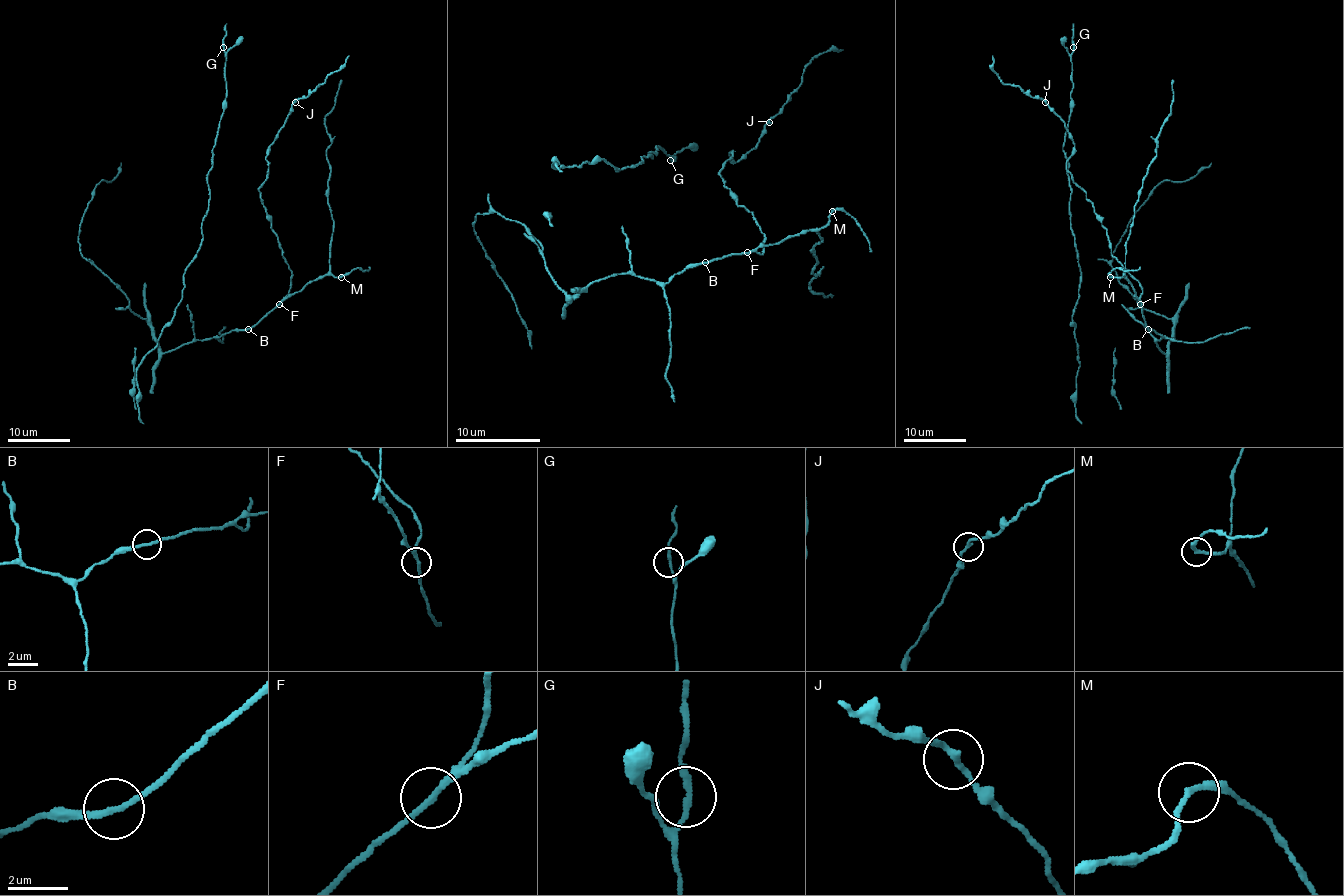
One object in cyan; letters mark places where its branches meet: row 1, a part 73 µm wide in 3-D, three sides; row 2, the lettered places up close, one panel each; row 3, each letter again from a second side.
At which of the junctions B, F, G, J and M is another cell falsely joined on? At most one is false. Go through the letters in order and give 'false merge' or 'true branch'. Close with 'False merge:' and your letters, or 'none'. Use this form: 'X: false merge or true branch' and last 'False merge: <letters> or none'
B: true branch
F: true branch
G: true branch
J: true branch
M: true branch
False merge: none

